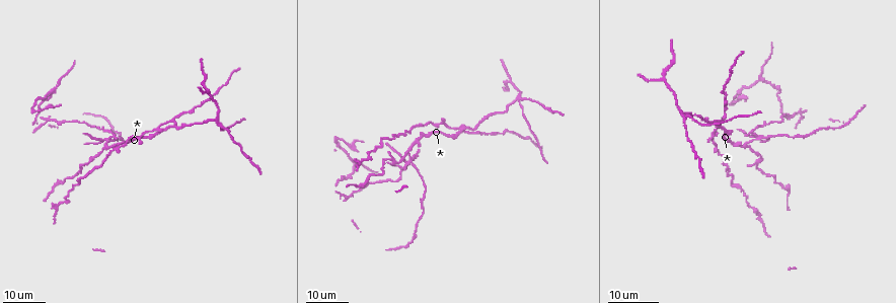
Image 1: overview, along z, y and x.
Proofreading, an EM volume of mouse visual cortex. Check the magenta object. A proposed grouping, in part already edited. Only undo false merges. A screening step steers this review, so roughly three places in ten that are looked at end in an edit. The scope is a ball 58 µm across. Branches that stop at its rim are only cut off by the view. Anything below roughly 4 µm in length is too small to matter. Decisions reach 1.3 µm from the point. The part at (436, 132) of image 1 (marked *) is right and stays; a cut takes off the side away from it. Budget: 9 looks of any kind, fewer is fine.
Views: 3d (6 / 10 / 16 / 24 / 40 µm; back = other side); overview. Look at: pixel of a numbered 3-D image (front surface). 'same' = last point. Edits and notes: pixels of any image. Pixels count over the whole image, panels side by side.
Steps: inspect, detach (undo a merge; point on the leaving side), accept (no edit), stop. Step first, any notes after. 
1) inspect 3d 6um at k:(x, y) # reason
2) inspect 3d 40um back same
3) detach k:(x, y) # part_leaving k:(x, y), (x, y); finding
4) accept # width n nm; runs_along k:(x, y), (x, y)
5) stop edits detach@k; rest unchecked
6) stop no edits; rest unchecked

inspect 3d 24um at 1:(216, 119) # four-way junction

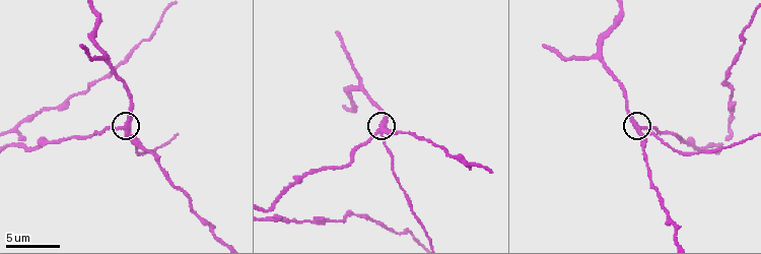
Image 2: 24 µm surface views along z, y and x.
inspect 3d 10um at 2:(127, 129)

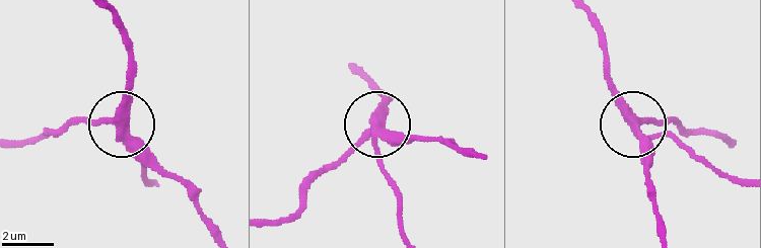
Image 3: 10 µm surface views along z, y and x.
detach 3:(385, 171) # part_leaving 3:(373, 136), (383, 173), (400, 199), (400, 232); two neurons meet here

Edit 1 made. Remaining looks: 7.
inspect 3d 24um at 1:(159, 130)

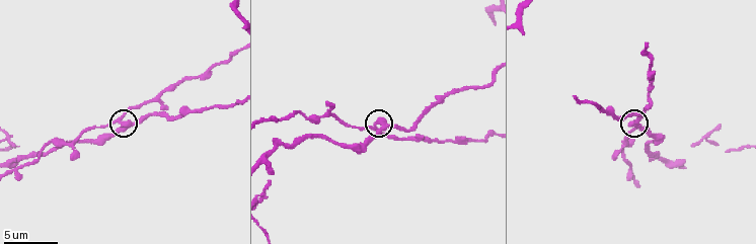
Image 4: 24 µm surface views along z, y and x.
inspect 3d 6um at 4:(122, 125)

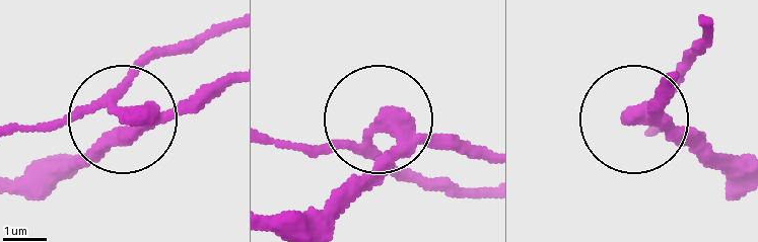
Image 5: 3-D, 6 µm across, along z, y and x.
detach 5:(81, 112) # width 270 nm; part_leaving 5:(146, 114), (19, 126); a second neuron is stuck on

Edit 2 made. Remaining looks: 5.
inspect overview # see it whole again

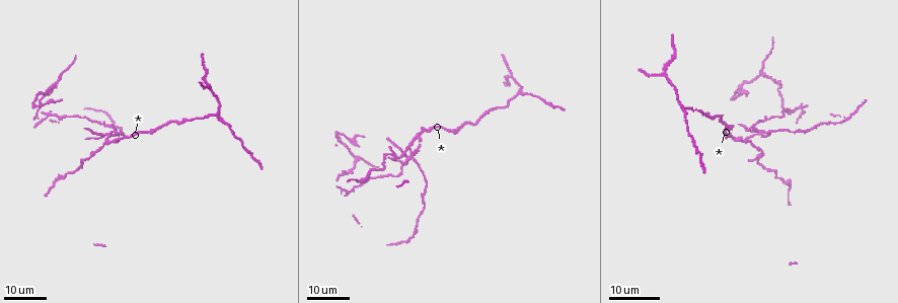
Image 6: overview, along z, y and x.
inspect 3d 16um at 6:(760, 131)

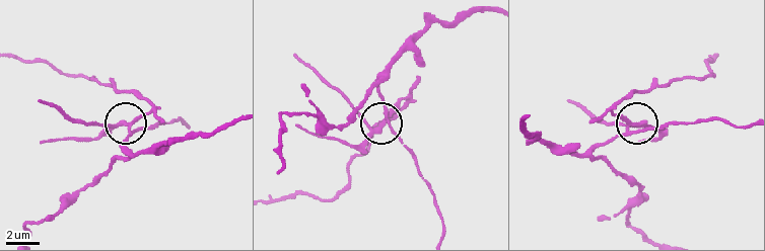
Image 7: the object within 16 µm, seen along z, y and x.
inspect 3d 6um at 7:(632, 124)

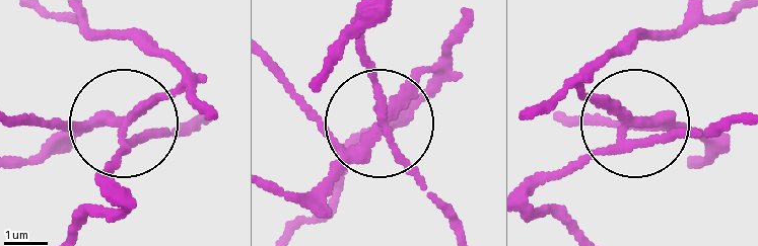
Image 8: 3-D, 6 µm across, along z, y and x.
detach 8:(161, 96) # part_leaving 8:(126, 134), (169, 94), (177, 72), (158, 54), (50, 14); a second neuron is stuck on

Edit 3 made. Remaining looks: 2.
stop edits detach@3, detach@5, detach@8; rest unchecked

